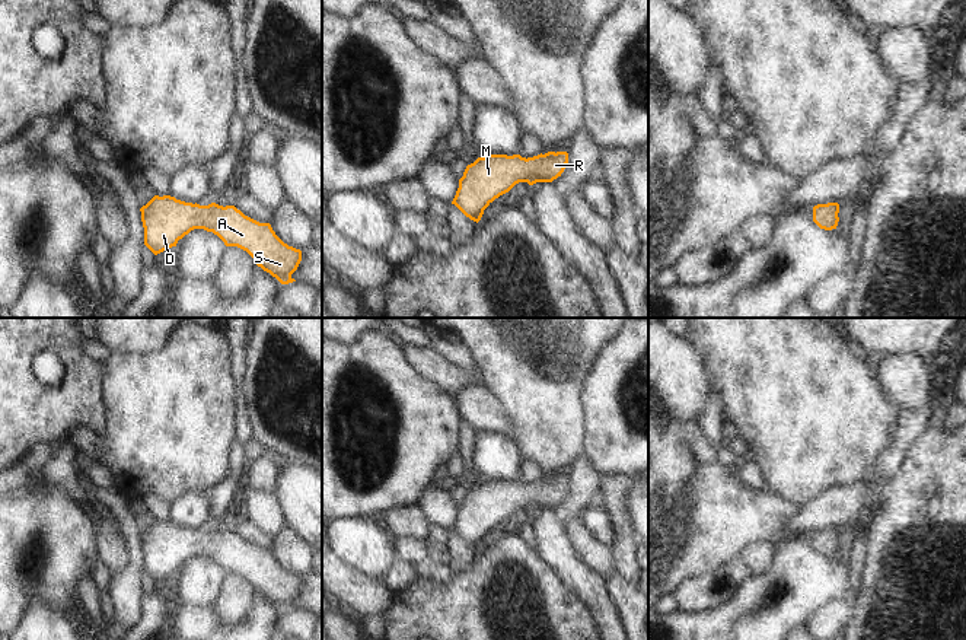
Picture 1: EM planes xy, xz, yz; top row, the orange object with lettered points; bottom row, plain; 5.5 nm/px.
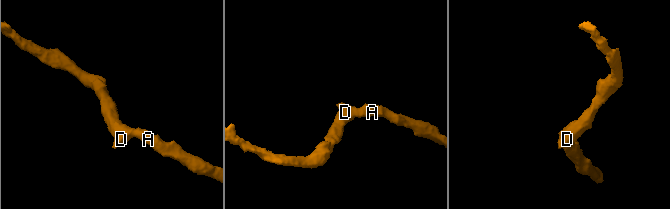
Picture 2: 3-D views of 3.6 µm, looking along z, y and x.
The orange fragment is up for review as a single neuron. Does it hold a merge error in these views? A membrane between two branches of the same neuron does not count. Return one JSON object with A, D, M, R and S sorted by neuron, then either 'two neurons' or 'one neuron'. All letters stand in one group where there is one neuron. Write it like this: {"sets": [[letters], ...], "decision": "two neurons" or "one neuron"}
{"sets": [["A", "D", "M", "R", "S"]], "decision": "one neuron"}

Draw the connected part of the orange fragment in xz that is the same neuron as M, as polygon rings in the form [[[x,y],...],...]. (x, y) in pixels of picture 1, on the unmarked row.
[[[548,478],[533,484],[487,481],[468,491],[452,528],[466,544],[479,548],[484,536],[516,510],[552,509],[567,494],[567,478]]]

